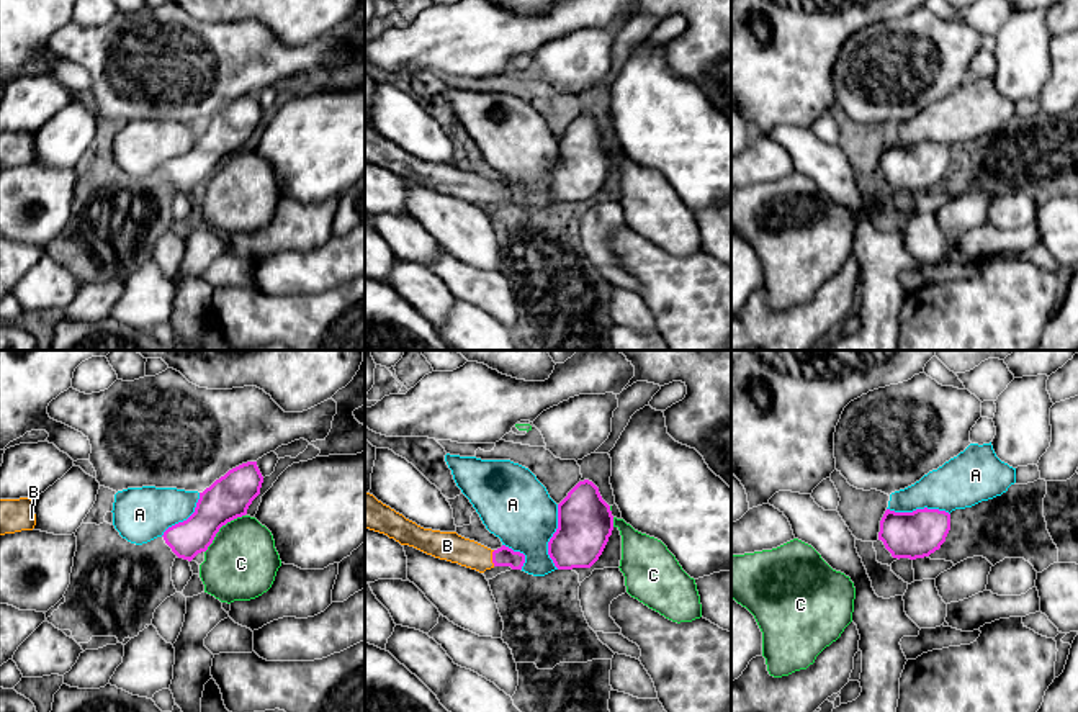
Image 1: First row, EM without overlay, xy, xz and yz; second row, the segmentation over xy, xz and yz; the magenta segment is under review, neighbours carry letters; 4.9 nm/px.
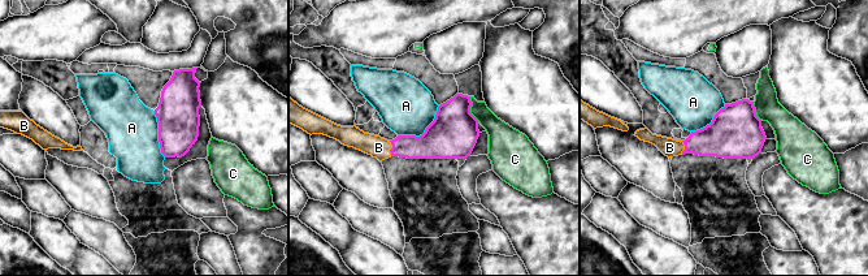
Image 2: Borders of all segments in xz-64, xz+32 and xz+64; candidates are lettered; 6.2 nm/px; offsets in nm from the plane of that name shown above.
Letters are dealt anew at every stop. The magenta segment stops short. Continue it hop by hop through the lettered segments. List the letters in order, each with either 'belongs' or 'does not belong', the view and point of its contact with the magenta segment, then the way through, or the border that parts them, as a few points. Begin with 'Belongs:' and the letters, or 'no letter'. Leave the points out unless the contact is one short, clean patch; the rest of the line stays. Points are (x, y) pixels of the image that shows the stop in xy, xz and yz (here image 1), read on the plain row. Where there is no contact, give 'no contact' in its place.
Belongs: B
A: does not belong | xz (552, 171)
B: belongs | xz (493, 192) | across xz (503, 190), (493, 192), (480, 192), (447, 179)
C: does not belong | xy (220, 161) | along xy (244, 148), (228, 154), (205, 185)

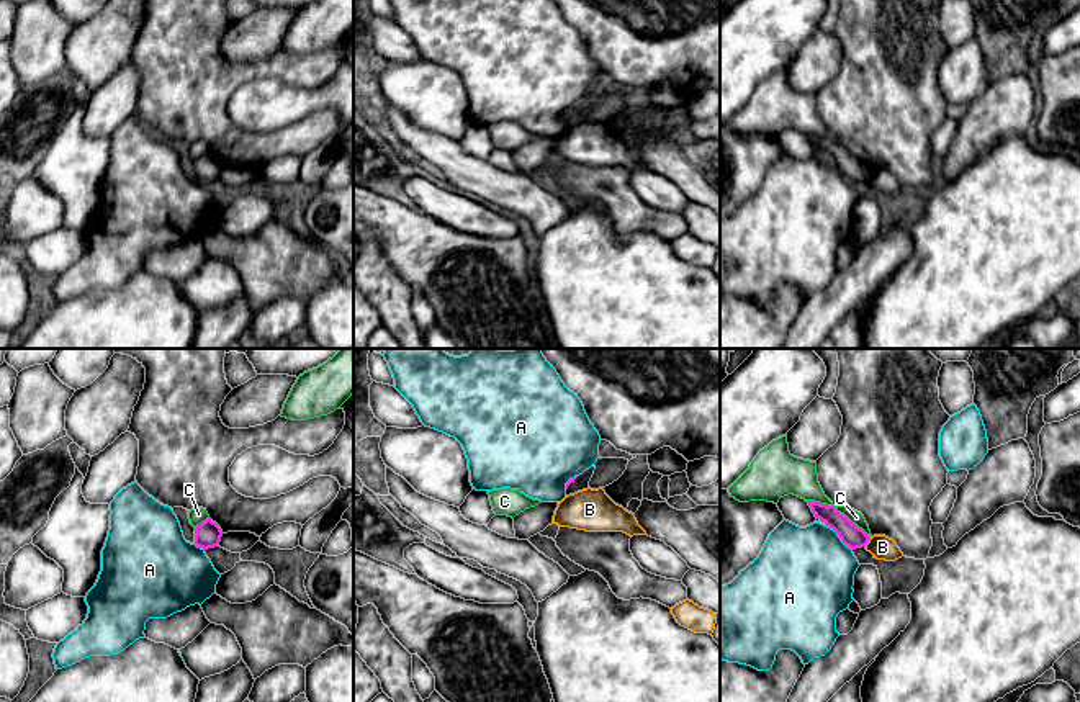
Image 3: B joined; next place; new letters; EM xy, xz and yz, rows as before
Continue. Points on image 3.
Belongs: no letter
A: does not belong | yz (838, 169)
B: does not belong | yz (868, 175) | along yz (871, 170), (864, 179)
C: does not belong | yz (836, 144)

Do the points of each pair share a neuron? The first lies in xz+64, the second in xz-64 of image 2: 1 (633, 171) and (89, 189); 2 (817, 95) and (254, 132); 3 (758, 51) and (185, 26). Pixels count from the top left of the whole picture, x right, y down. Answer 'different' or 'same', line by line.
1: same
2: same
3: same

